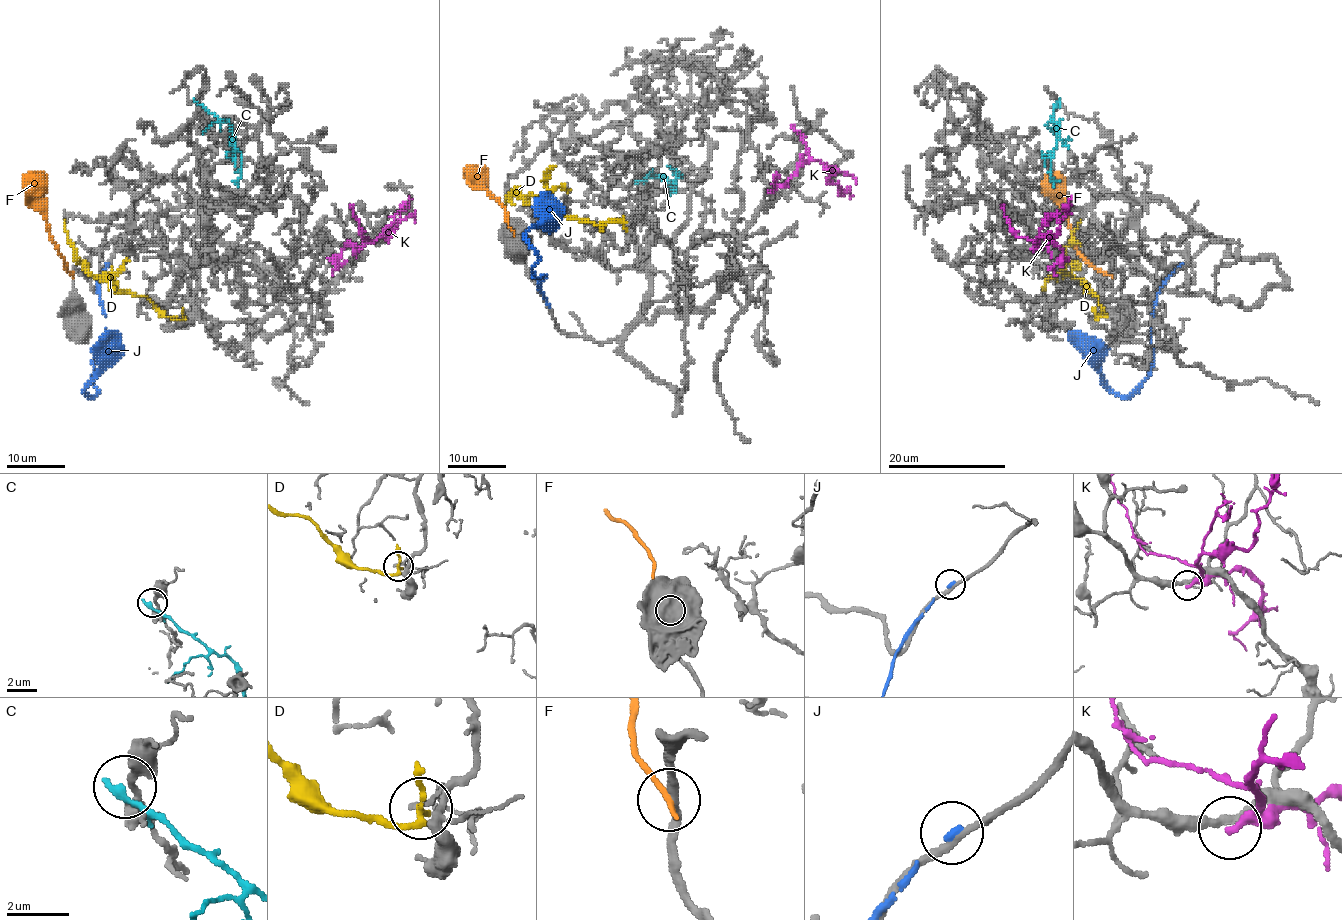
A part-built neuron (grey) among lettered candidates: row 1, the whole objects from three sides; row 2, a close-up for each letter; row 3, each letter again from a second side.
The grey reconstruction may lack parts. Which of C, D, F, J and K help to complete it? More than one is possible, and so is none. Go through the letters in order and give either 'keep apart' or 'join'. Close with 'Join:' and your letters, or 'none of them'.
C: keep apart
D: keep apart
F: keep apart
J: keep apart
K: keep apart
Join: none of them

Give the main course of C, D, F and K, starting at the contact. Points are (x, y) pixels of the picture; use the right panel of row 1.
C: (1057, 100), (1053, 120), (1057, 126), (1051, 177), (1054, 181), (1059, 180)
D: (1100, 315), (1095, 317), (1100, 311), (1097, 296), (1079, 277), (1070, 274), (1073, 262), (1064, 254), (1081, 218)
F: (1109, 274), (1097, 270), (1079, 252), (1064, 205), (1047, 189), (1045, 174)
K: (1032, 249), (1039, 236), (1056, 234), (1064, 215), (1064, 205), (1073, 198)

